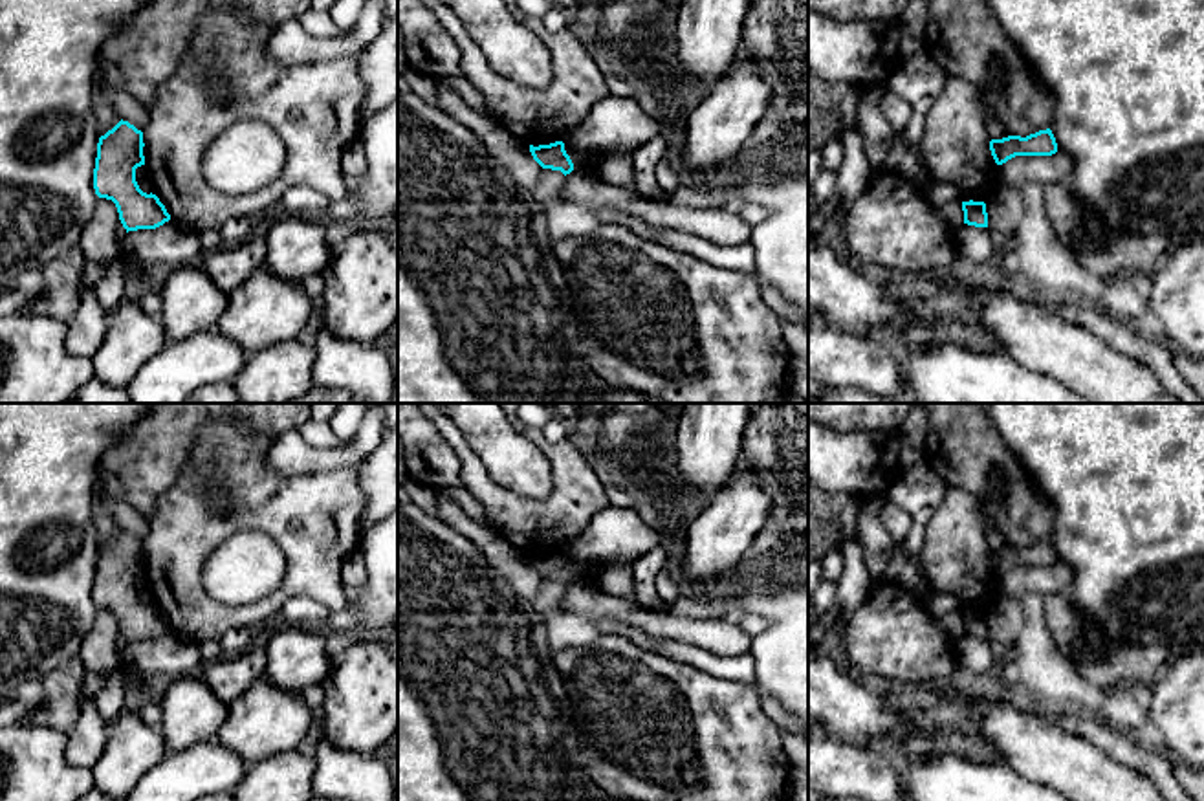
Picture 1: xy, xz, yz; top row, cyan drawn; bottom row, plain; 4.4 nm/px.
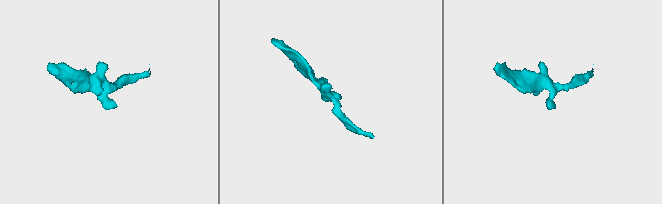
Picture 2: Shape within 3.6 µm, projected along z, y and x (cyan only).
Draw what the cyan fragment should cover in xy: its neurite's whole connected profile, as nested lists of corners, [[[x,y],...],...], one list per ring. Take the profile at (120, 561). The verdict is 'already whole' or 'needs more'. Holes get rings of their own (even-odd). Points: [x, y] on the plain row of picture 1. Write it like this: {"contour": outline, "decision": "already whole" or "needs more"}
{"contour": [[[123,530],[97,554],[93,599],[115,614],[126,643],[156,640],[170,631],[159,609],[143,603],[136,592],[136,579],[145,576],[143,557],[143,543]]], "decision": "already whole"}

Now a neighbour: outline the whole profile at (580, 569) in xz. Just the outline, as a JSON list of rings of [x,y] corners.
[[[564,555],[566,565],[570,566],[574,574],[574,581],[596,587],[596,581],[590,576],[592,570],[592,561],[579,561],[579,559],[570,559]]]

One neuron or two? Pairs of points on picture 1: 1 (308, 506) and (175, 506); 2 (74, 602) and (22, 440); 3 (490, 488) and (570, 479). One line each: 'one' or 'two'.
1: one
2: one
3: one

